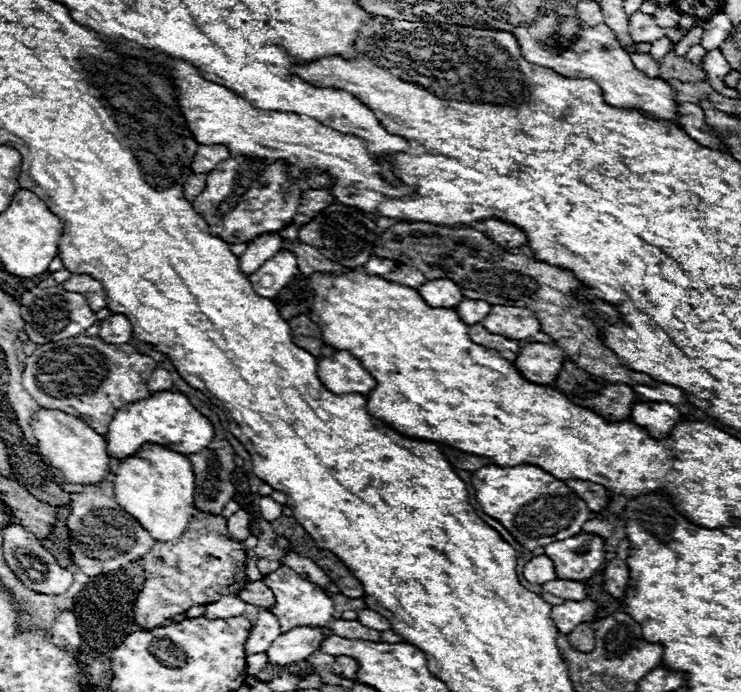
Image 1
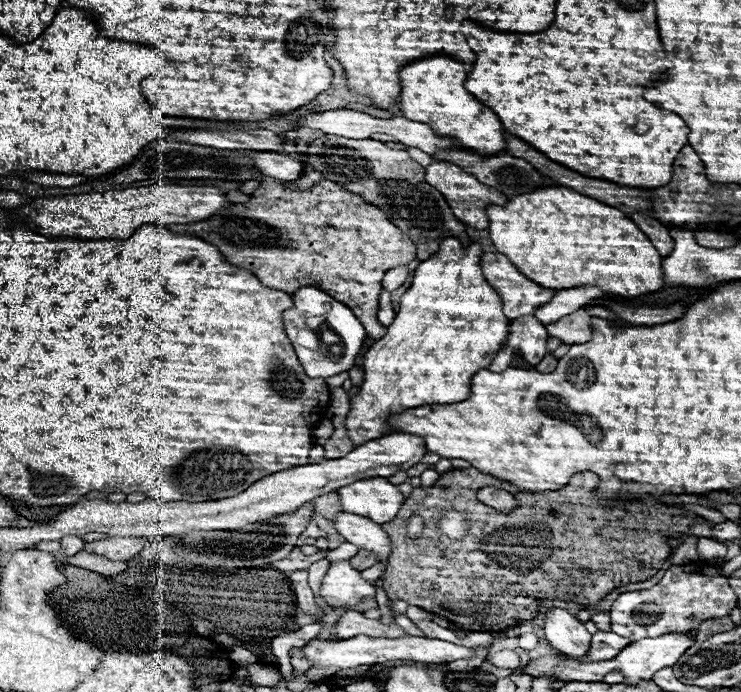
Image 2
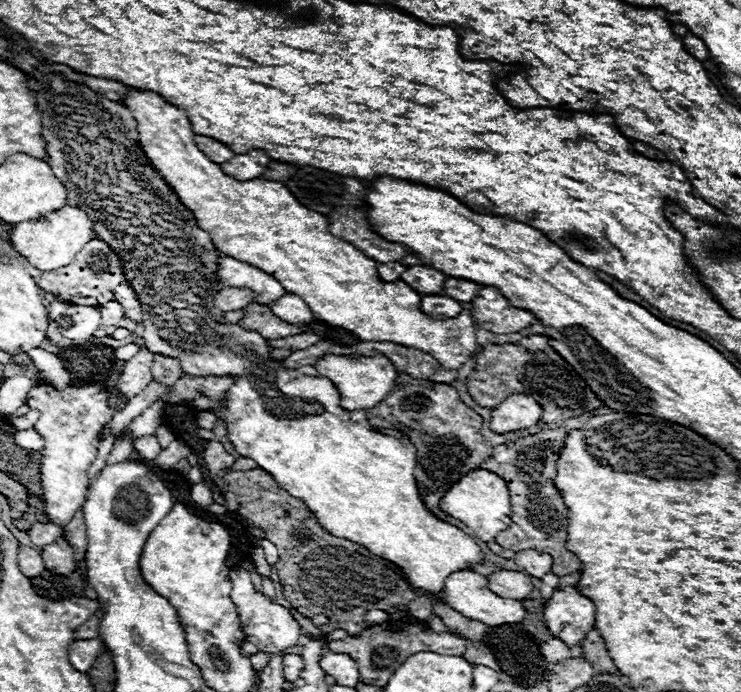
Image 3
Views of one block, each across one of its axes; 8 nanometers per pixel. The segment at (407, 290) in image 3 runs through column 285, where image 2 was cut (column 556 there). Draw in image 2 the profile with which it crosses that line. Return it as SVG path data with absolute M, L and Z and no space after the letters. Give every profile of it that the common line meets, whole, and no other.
M540 186L528 194L512 196L504 206L486 208L490 238L500 254L506 254L524 276L544 284L546 288L600 286L604 292L618 296L640 296L656 292L662 282L662 256L638 226L620 210L606 206L594 198L582 196L566 186Z

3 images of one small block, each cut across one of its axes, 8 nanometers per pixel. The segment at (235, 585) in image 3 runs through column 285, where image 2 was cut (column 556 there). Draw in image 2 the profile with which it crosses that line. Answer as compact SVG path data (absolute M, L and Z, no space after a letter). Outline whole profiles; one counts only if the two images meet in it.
M550 608L546 612L544 636L552 648L572 658L580 658L588 654L590 638L592 638L592 634L584 628L584 624L562 608Z

